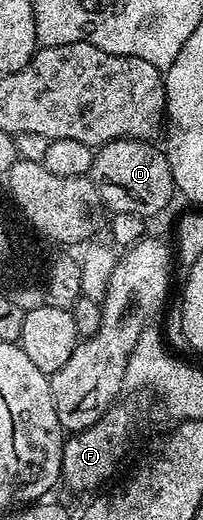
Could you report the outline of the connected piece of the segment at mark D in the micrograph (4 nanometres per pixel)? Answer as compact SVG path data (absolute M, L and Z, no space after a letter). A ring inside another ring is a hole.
M118 138L112 142L106 142L105 145L94 151L89 177L94 182L103 205L108 211L116 214L133 212L134 214L150 216L150 214L161 213L170 204L171 197L176 197L177 191L175 181L171 175L171 165L166 153L160 147L158 150L154 146L155 144L154 141L141 138Z

